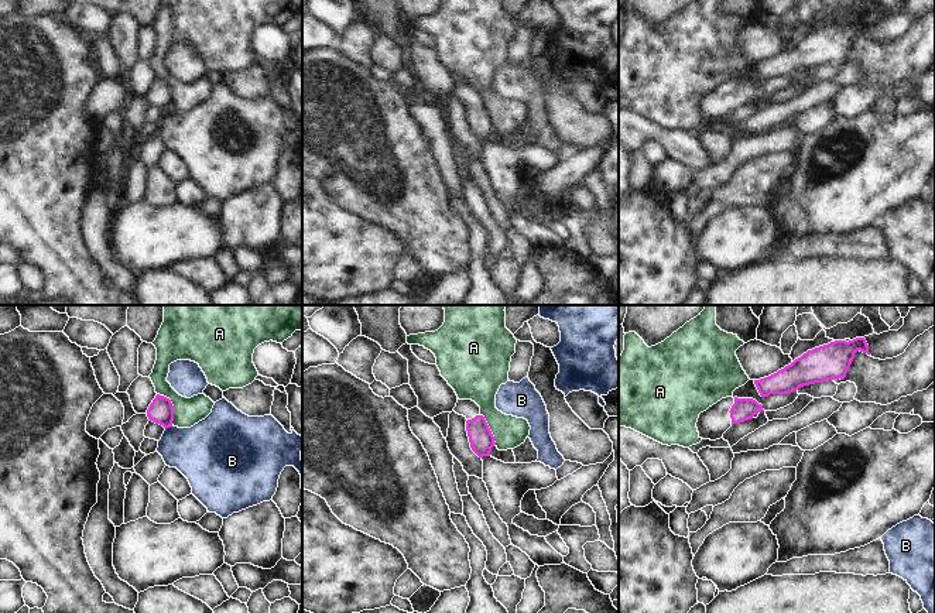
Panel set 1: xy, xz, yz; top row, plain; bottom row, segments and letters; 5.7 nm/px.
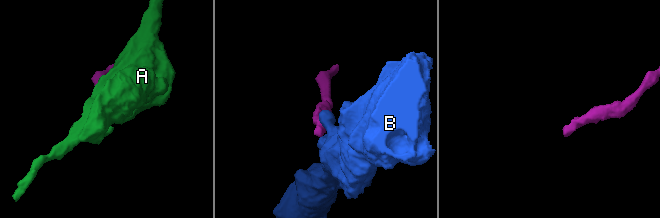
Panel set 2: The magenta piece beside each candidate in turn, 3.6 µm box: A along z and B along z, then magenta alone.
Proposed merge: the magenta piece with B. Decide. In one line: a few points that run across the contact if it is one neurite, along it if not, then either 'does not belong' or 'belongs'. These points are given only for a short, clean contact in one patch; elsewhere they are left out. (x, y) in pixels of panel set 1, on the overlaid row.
xy (173, 425), (165, 428) | does not belong

